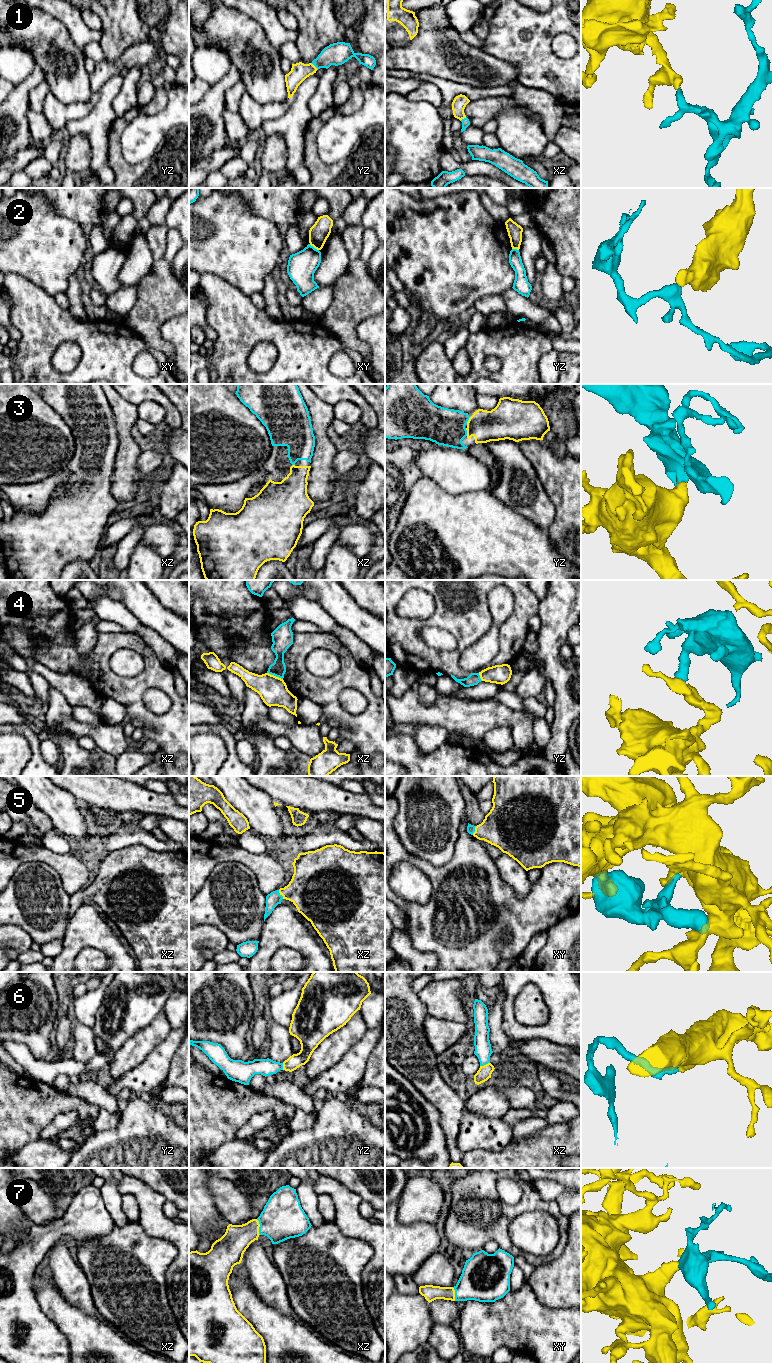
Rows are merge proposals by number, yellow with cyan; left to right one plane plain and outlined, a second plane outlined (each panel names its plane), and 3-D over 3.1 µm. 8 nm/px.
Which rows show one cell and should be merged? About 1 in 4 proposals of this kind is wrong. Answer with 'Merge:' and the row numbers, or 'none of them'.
Merge: 1, 3, 5, 6, 7

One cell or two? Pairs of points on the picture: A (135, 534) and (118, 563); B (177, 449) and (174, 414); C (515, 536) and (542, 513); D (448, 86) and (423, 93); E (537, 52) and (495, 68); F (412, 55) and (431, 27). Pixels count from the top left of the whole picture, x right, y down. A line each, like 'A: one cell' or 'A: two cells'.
A: one cell
B: two cells
C: two cells
D: two cells
E: two cells
F: one cell

